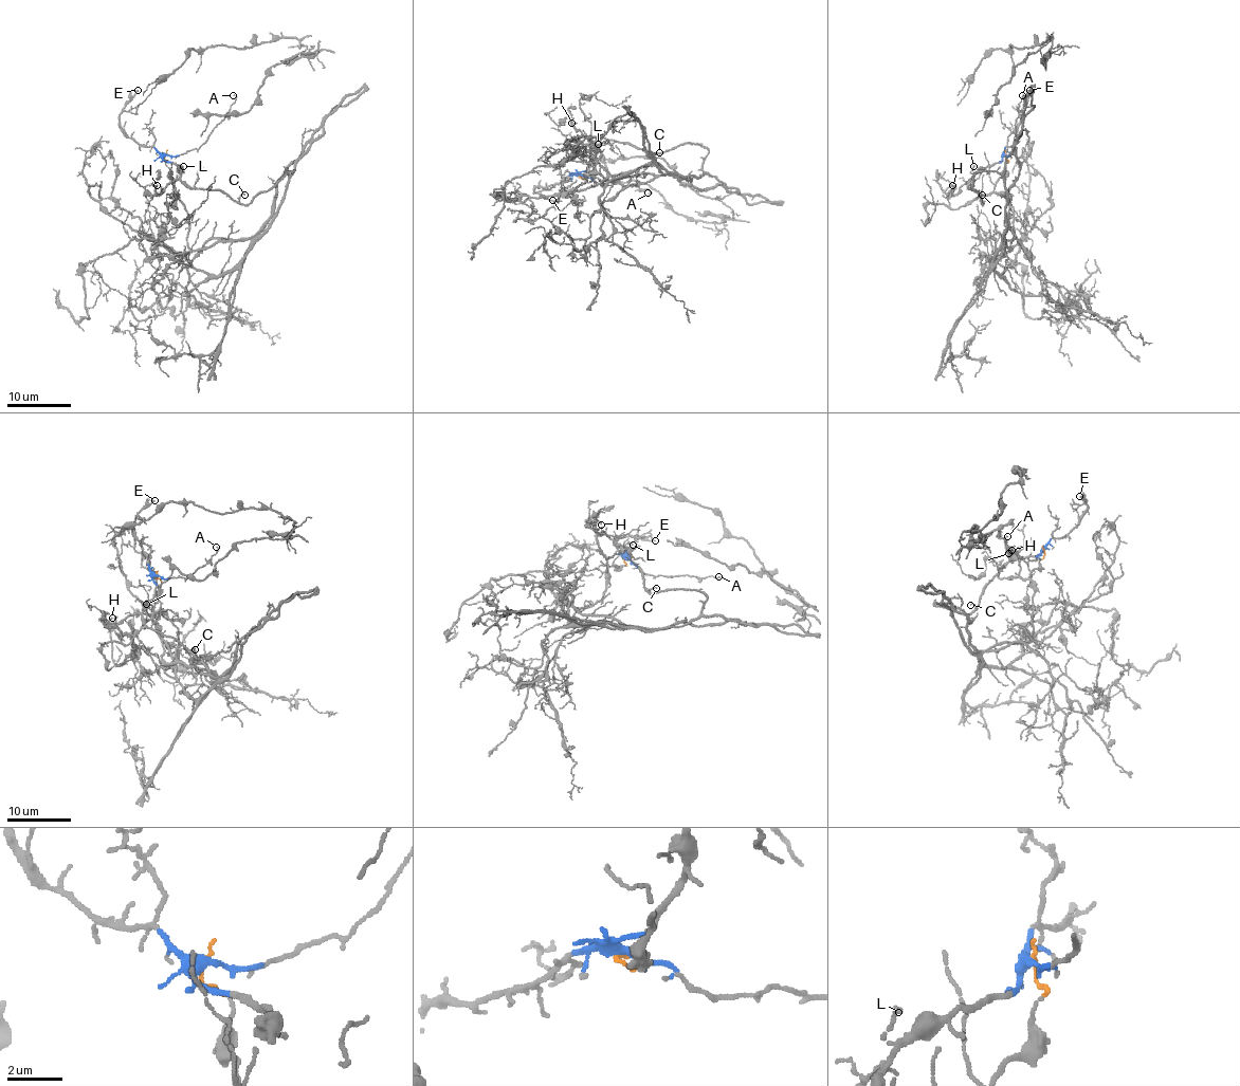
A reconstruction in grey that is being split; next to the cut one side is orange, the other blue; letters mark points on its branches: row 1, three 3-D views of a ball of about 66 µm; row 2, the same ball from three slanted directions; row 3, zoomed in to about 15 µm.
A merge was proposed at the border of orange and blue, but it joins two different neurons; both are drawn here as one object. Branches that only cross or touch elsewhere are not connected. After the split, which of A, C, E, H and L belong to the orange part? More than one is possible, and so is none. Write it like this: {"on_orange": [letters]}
{"on_orange": []}

